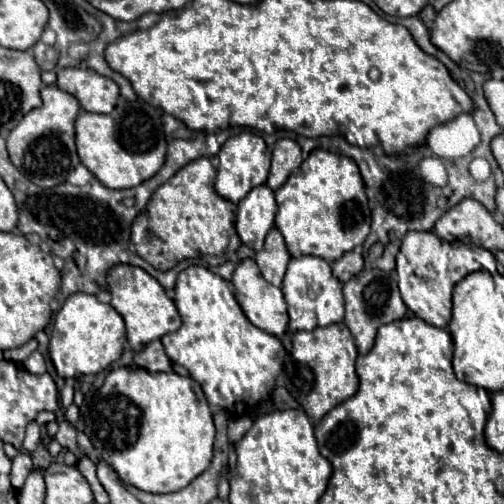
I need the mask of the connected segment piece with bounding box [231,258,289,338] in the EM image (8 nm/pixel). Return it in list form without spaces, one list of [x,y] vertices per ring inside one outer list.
[[[249,258],[247,260],[241,260],[239,266],[233,272],[231,284],[235,288],[235,298],[237,298],[239,306],[243,308],[245,316],[257,328],[261,328],[263,332],[273,334],[277,338],[287,330],[287,326],[289,326],[289,314],[287,314],[287,302],[283,298],[283,292],[281,292],[281,288],[277,288],[277,286],[269,284],[267,280],[263,280],[263,276],[261,276],[255,260],[249,260]]]

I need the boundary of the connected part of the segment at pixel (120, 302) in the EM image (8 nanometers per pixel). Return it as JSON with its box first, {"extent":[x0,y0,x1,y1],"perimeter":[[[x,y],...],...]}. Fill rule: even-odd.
{"extent":[107,264,181,350],"perimeter":[[[119,264],[117,268],[109,270],[107,284],[111,292],[111,306],[125,318],[127,342],[133,350],[141,350],[151,340],[157,340],[163,334],[169,334],[181,326],[173,300],[165,294],[161,284],[145,270],[131,264]]]}

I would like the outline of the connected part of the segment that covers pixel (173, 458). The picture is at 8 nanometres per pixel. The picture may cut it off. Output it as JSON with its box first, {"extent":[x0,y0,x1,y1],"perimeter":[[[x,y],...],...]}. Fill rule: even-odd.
{"extent":[85,368,215,494],"perimeter":[[[115,368],[93,396],[85,434],[125,484],[167,494],[185,488],[211,464],[215,424],[203,390],[191,376]]]}

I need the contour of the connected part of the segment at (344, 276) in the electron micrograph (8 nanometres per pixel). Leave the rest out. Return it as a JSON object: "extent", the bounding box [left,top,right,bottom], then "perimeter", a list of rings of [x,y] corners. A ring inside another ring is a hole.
{"extent":[333,252,363,282],"perimeter":[[[347,252],[333,262],[333,276],[339,282],[351,280],[351,276],[357,276],[361,270],[363,270],[363,258],[359,252]]]}

